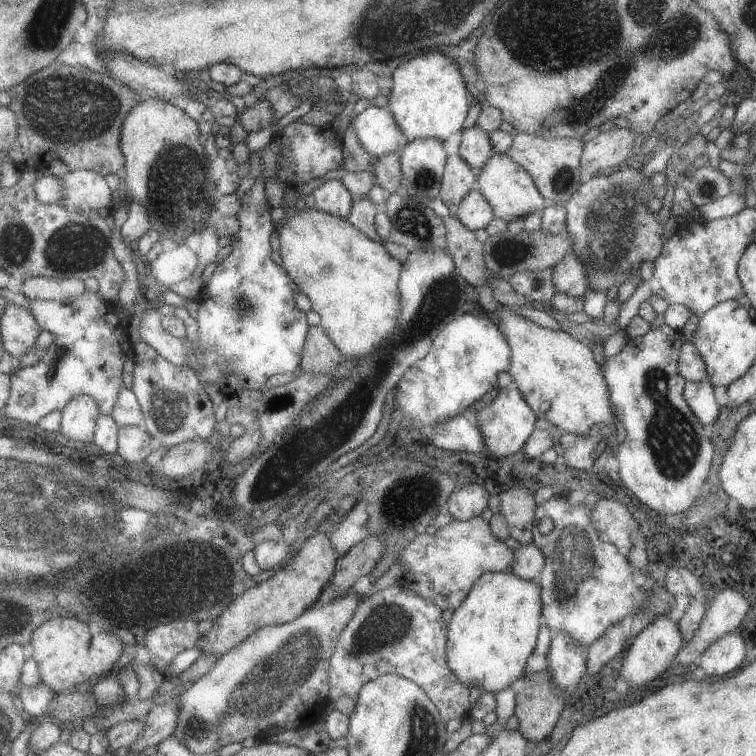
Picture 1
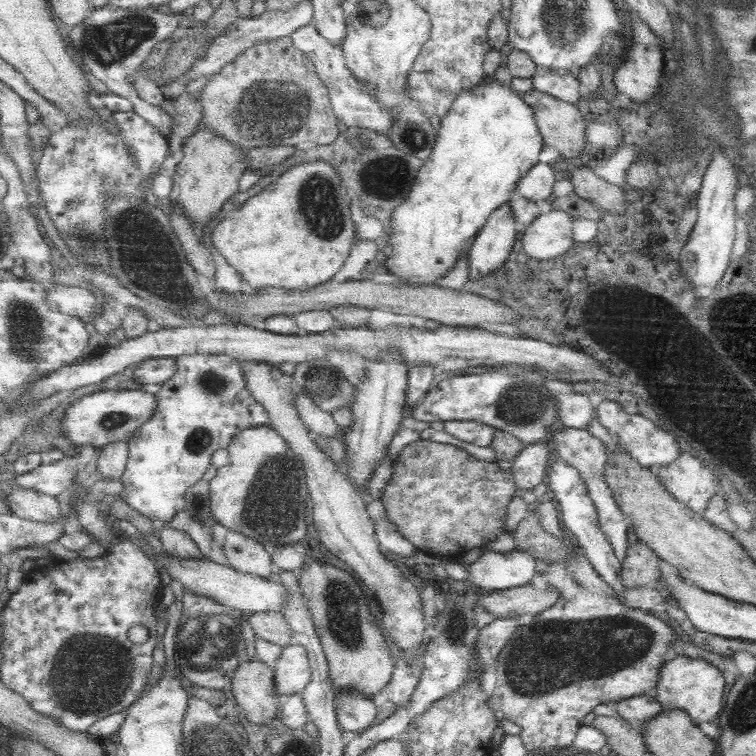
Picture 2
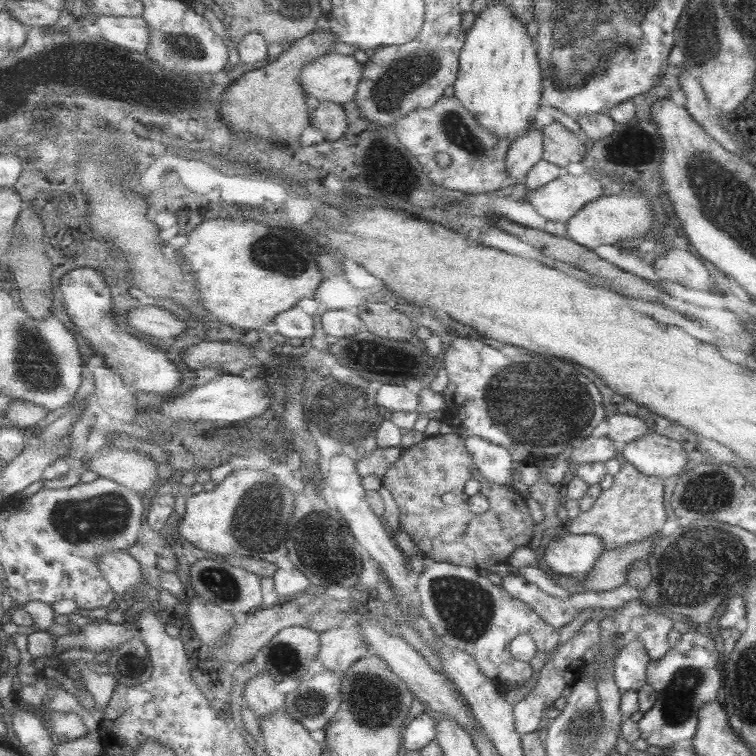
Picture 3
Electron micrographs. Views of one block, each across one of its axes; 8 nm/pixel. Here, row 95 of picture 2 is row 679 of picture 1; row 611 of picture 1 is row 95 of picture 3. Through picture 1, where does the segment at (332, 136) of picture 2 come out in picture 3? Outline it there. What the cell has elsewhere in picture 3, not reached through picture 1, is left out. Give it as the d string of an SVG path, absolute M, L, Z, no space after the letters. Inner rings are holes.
M331 52L303 70L303 90L309 98L317 98L321 104L335 102L345 106L347 102L357 100L363 74L365 62L359 62L357 56Z

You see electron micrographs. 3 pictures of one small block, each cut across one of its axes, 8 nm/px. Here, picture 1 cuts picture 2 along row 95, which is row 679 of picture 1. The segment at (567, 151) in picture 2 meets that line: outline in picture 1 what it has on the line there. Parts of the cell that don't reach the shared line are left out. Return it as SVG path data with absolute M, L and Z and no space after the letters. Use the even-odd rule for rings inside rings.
M537 672L521 680L521 688L515 696L515 718L531 746L551 738L561 718L563 704L565 698L555 692L547 672Z

